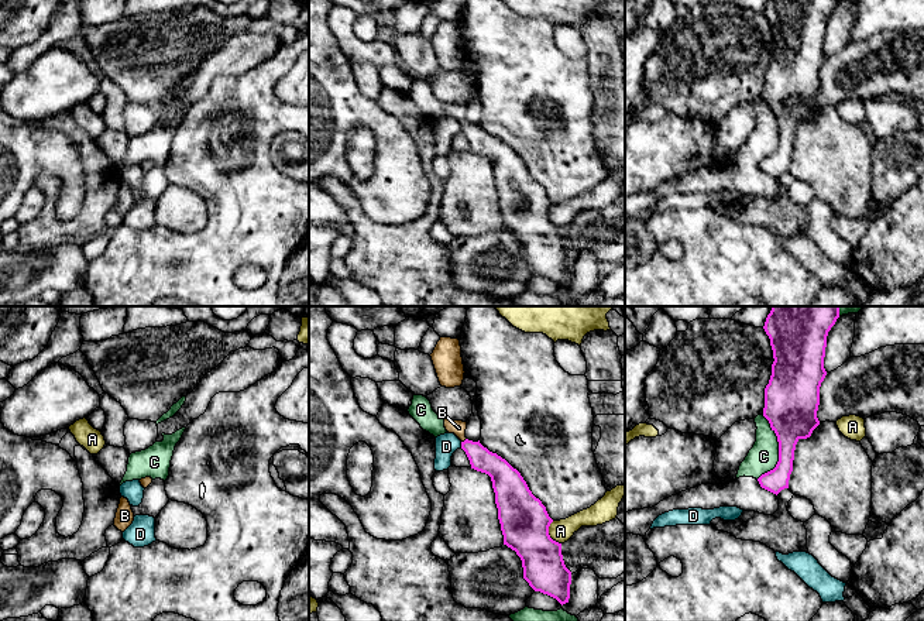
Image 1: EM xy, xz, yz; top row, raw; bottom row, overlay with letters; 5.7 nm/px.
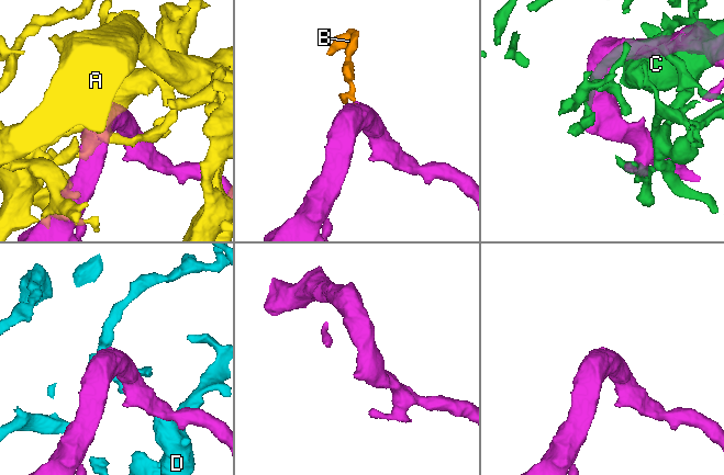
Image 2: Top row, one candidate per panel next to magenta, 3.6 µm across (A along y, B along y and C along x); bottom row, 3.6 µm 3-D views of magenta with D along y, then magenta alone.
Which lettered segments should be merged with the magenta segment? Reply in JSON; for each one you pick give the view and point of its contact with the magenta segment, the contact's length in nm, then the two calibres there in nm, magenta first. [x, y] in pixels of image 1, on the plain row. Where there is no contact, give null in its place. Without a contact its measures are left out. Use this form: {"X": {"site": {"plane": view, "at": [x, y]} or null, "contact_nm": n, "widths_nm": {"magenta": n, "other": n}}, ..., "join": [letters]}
{"B": {"site": {"plane": "xz", "at": [464, 124]}, "contact_nm": 40, "widths_nm": {"magenta": 140, "other": 80}}, "join": ["B"]}

